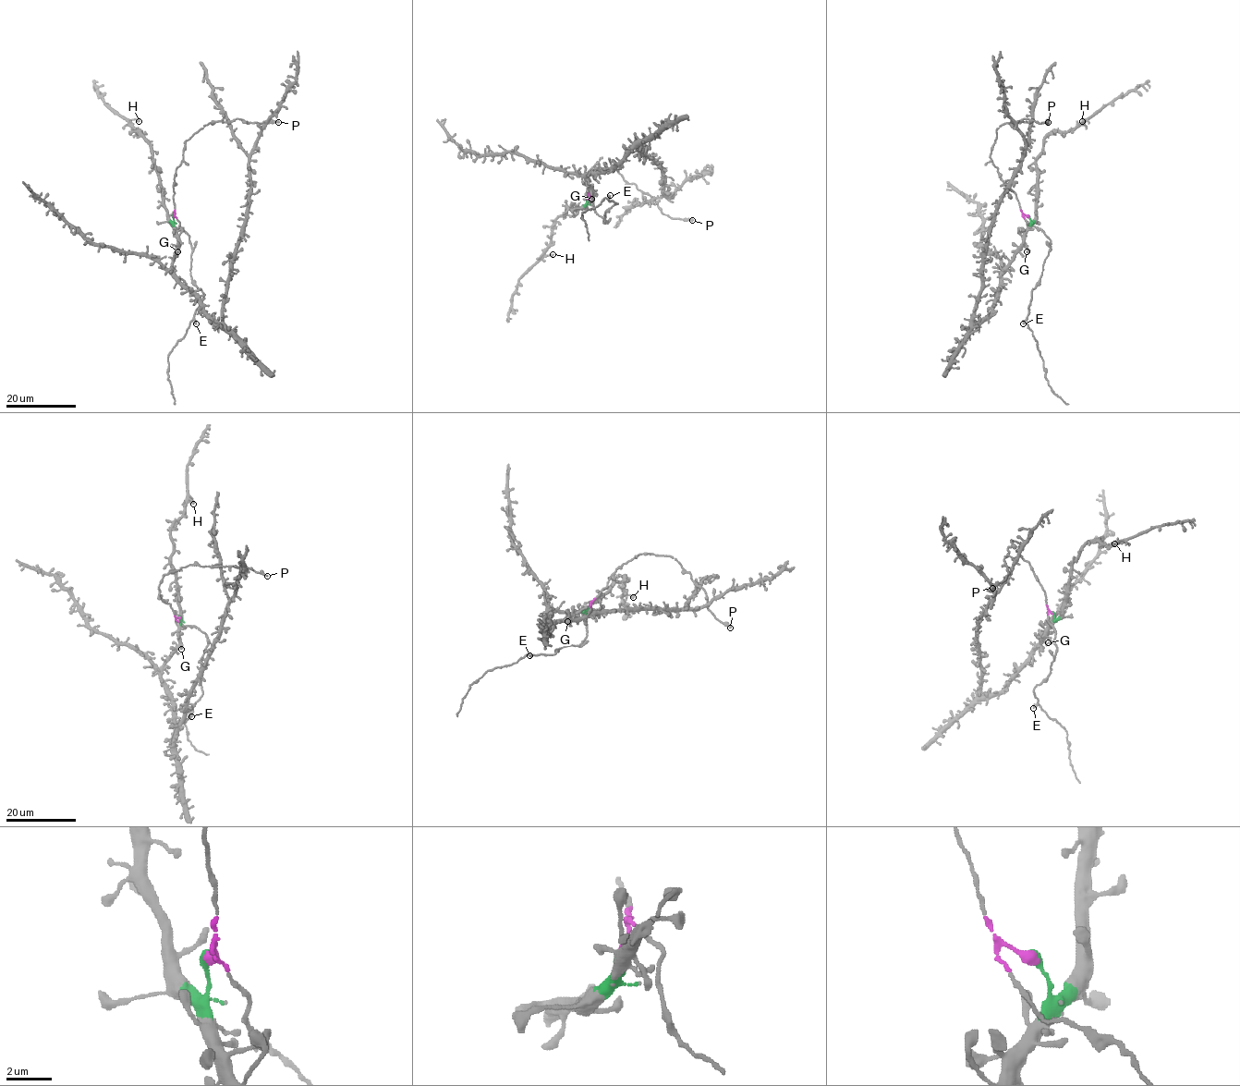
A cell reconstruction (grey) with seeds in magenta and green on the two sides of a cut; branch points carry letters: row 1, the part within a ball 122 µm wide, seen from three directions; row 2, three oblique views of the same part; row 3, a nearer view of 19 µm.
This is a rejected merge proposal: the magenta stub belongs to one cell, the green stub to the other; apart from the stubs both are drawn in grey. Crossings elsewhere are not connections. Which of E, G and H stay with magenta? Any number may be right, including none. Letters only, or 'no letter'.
E

